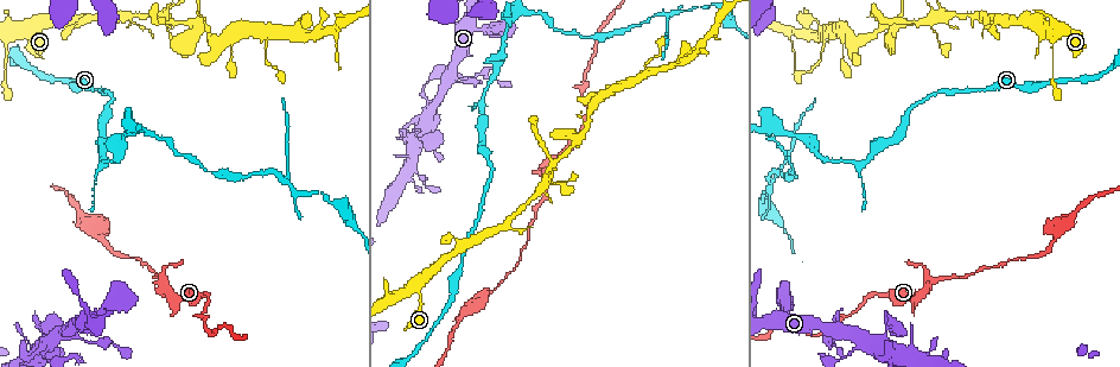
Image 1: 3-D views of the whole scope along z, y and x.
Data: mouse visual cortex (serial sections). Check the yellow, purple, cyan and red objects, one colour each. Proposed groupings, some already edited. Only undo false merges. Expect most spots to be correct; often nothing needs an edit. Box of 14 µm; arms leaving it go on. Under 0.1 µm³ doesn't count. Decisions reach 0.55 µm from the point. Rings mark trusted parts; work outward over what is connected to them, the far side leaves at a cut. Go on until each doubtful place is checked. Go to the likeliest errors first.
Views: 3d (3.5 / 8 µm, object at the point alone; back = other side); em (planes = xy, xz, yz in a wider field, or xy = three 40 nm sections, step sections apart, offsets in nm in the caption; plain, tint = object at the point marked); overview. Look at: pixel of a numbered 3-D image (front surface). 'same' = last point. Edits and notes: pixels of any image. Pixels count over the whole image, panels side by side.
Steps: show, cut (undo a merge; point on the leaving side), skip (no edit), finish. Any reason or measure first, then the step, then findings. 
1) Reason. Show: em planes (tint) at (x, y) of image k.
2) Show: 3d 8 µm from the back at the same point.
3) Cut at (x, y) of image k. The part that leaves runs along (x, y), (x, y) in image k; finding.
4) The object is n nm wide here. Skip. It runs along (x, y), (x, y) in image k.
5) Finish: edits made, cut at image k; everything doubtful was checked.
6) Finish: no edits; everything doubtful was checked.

Sharp bend. Show: 3d 3.5 µm from the back at (482, 108) of image 1.

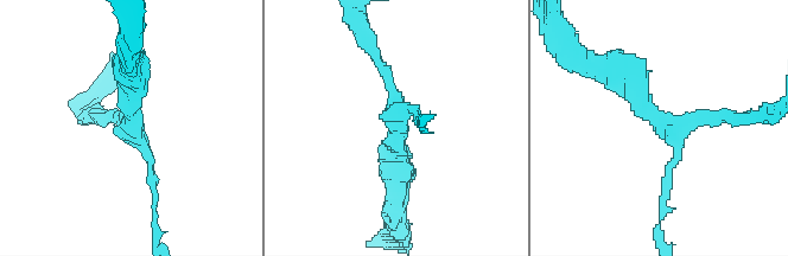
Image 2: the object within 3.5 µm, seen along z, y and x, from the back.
Shape alone is not enough. Show: em xy step 2 (tint) at (665, 127) of image 2.

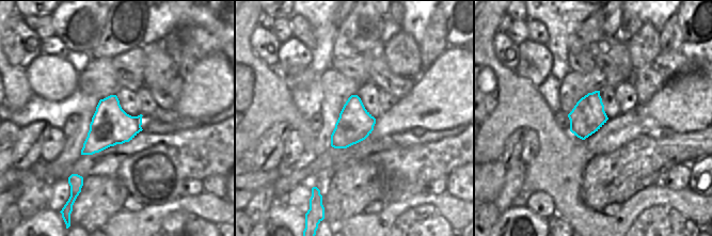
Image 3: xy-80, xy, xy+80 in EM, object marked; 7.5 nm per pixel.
Skip. It runs along (614, 66), (665, 126), (735, 117) in image 2; all the same cell.

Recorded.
Sharp bend. Show: 3d 3.5 µm at (769, 128) of image 1.

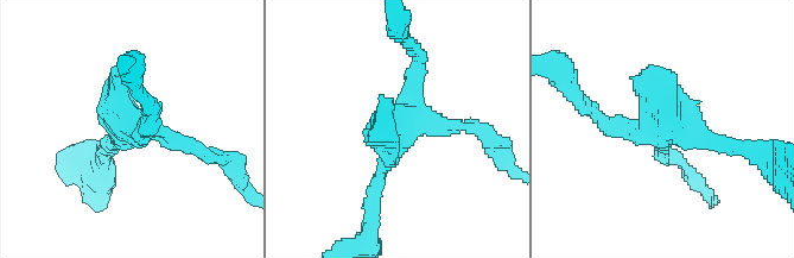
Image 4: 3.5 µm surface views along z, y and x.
Now the EM. Show: em planes (tint) at (397, 132) of image 4.

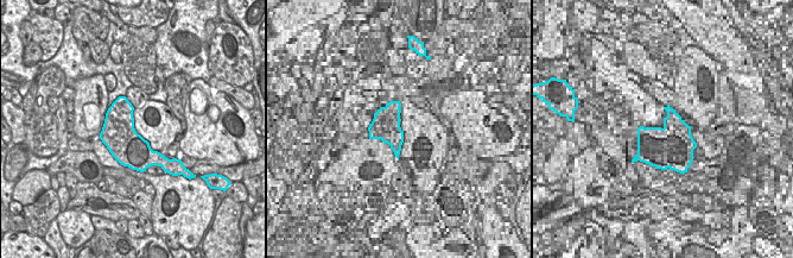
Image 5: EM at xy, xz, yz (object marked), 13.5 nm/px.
Skip. It runs along (374, 200), (404, 117), (455, 126) in image 4; all the same cell.

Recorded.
Thin neck. Show: 3d 8 µm at (687, 11) of image 1.

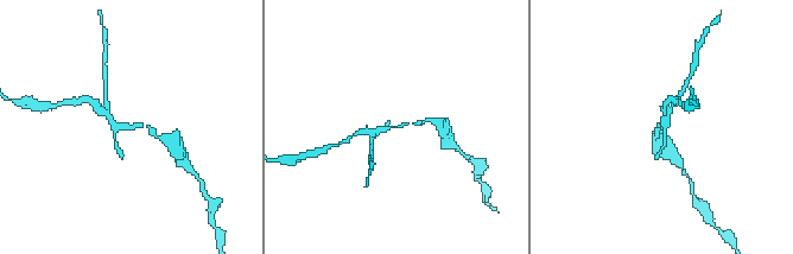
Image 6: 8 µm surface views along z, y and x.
Shape alone is not enough. Show: em xy step 1 (tint) at (660, 130) of image 6.

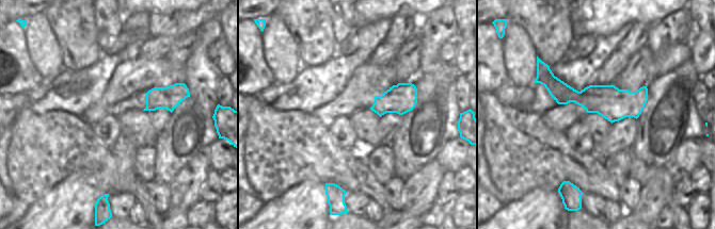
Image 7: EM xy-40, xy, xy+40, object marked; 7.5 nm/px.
Skip. It runs along (101, 108), (116, 125), (146, 125), (157, 137) in image 6; one cell here.

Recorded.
Finish: no edits; everything doubtful was checked.

